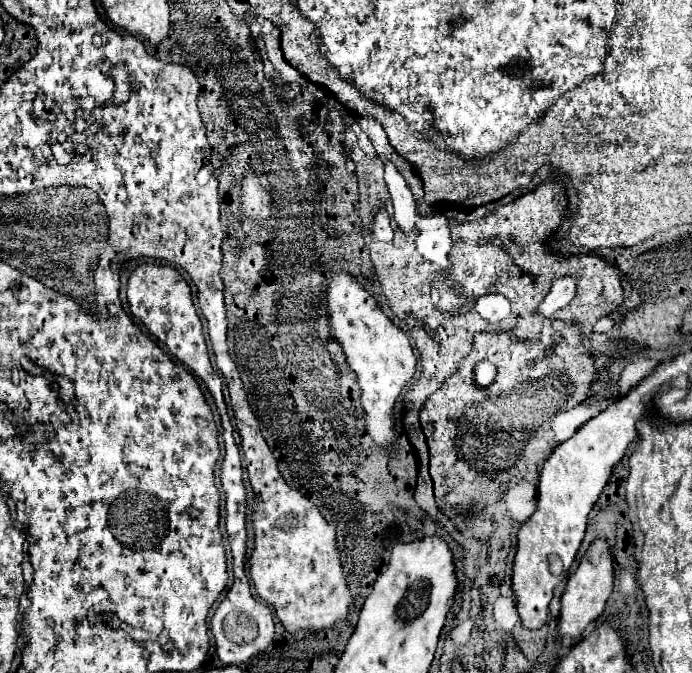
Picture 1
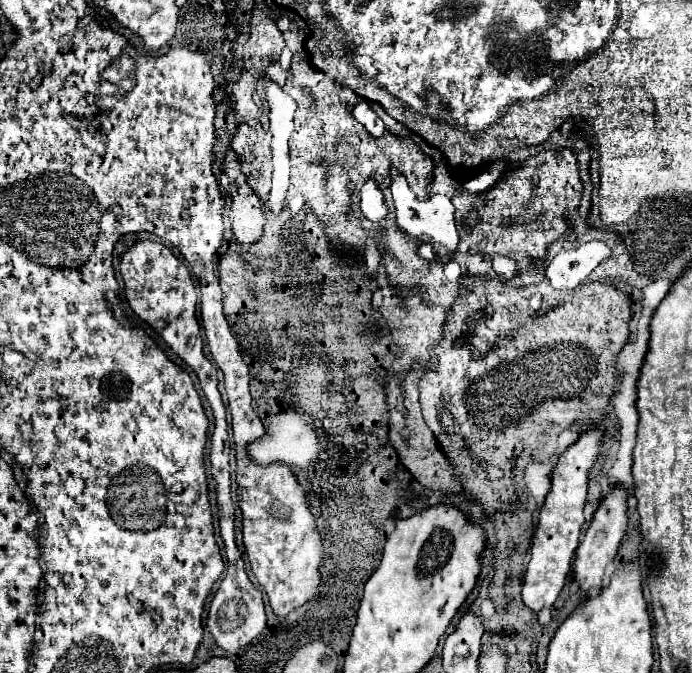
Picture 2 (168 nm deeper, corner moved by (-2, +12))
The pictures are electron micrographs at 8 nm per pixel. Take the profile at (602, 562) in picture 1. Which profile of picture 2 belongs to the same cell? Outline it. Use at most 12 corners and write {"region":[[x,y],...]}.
{"region":[[627,492],[605,496],[577,548],[573,580],[595,594],[627,528]]}

